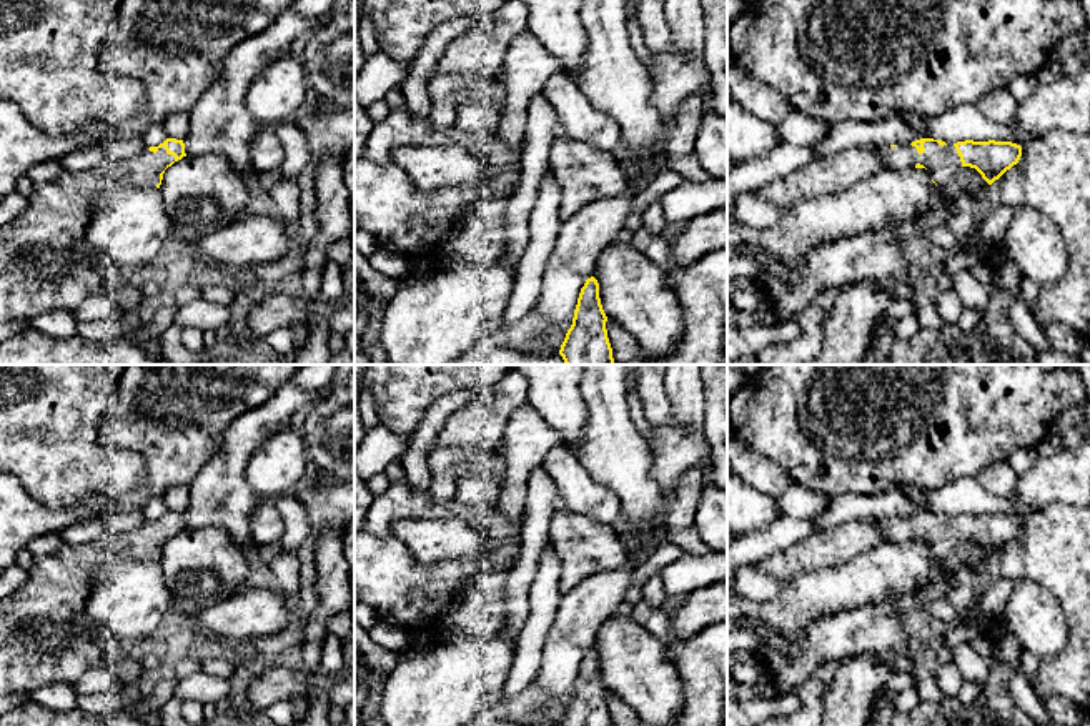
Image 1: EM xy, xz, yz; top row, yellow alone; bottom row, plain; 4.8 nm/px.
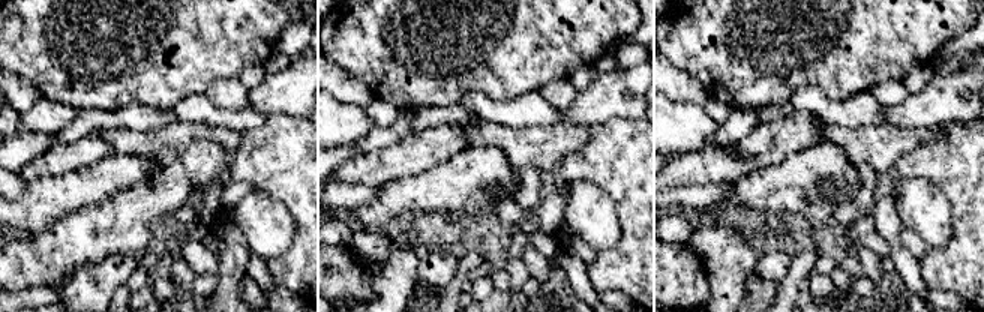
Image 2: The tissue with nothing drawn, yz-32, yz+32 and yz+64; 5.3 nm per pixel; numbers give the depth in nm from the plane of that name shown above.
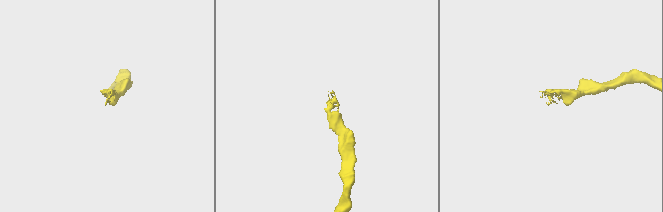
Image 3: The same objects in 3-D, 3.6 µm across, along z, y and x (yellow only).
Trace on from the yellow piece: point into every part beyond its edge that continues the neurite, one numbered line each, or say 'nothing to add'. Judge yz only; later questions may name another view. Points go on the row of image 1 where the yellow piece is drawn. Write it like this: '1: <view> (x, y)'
1: yz (942, 162)

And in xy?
1: xy (143, 172)

